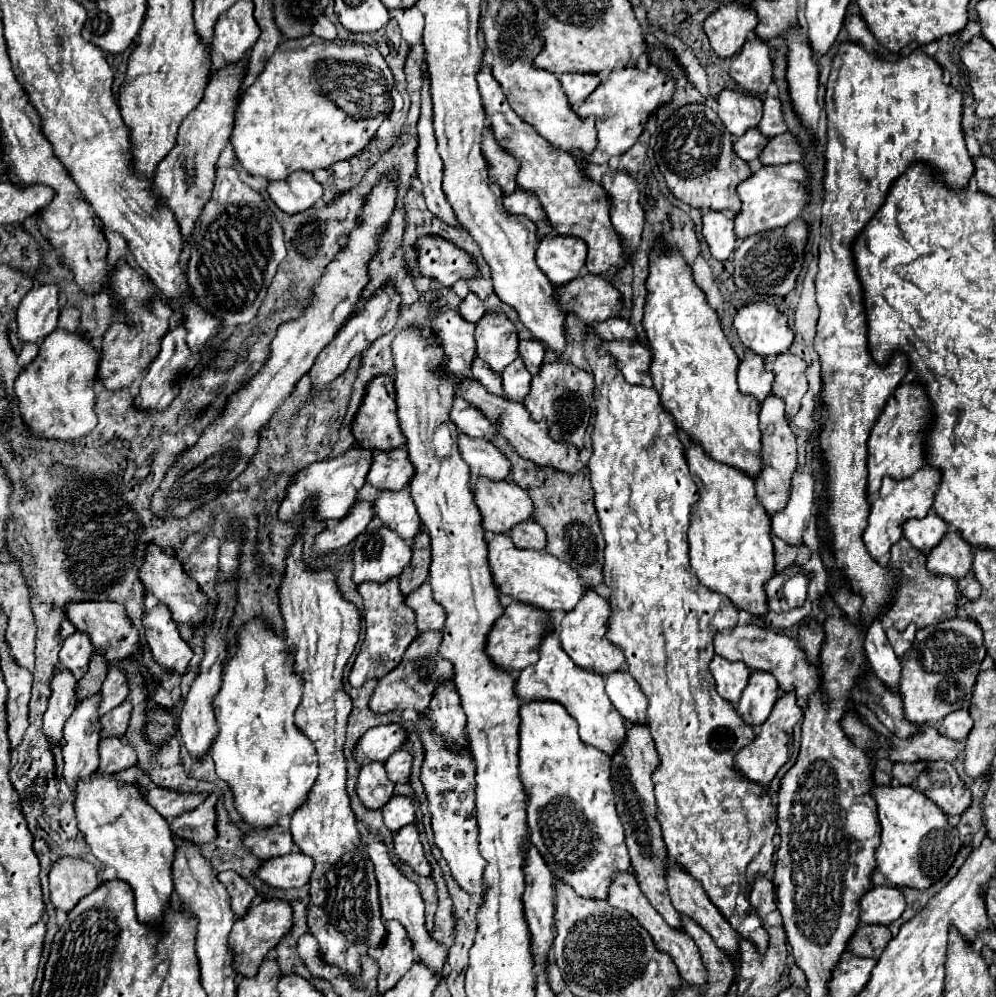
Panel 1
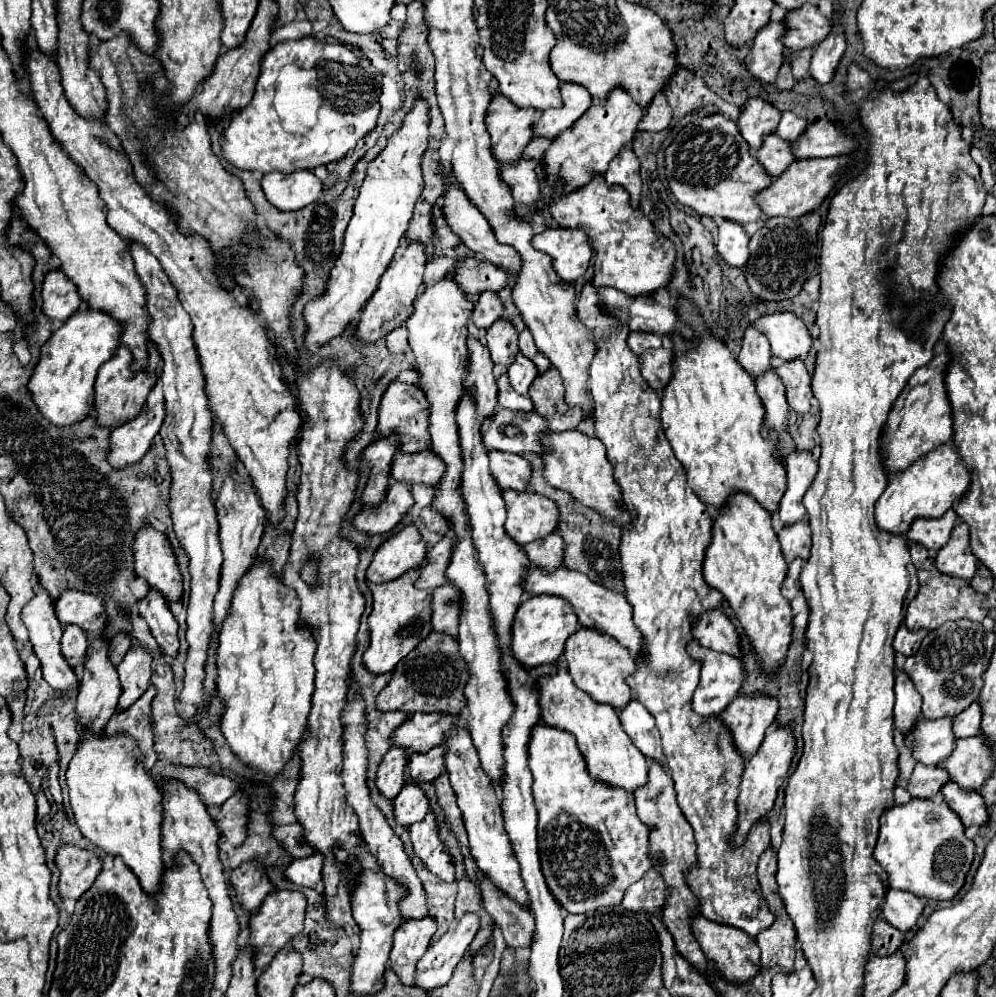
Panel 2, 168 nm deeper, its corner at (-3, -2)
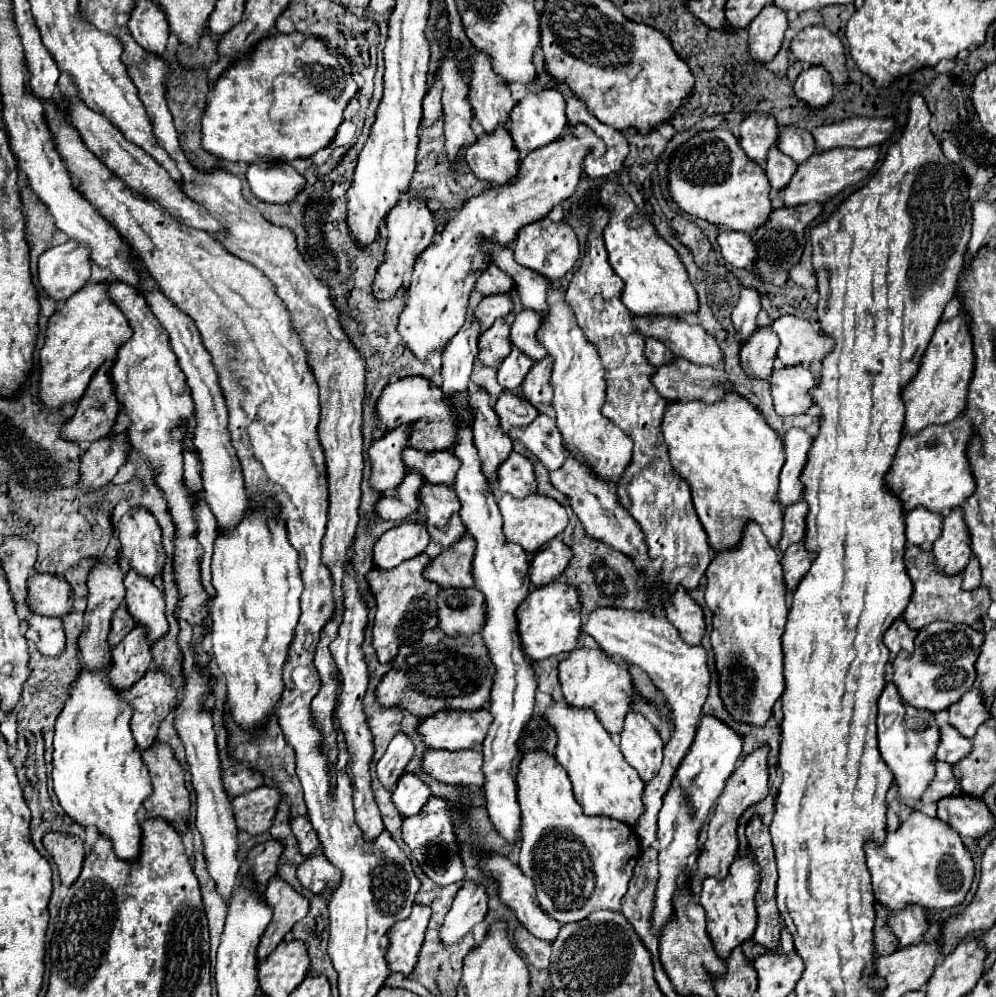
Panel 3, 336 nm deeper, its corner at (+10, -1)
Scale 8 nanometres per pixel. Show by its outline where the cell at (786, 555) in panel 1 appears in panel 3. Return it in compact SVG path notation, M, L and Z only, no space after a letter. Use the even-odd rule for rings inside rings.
M799 500L797 504L785 508L785 528L783 528L783 538L779 544L779 550L785 552L791 544L799 542L805 536L805 516L807 516L807 504L805 500Z

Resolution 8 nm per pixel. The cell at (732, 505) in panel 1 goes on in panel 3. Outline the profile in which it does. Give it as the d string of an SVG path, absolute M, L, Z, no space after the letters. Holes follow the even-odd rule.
M751 522L735 550L715 556L705 578L705 602L713 612L715 634L711 636L711 646L725 710L737 722L765 726L773 714L775 702L785 690L781 636L787 622L787 584L783 578L781 556L769 546L761 528ZM733 658L737 658L741 670L725 670L735 664Z

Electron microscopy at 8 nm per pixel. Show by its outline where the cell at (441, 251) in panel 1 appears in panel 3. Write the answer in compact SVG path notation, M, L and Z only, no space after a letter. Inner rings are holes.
M491 264L483 274L481 278L477 280L477 286L475 290L479 290L481 294L485 296L491 296L491 294L507 294L509 290L513 290L515 284L513 284L513 278L509 274L505 274L499 266Z

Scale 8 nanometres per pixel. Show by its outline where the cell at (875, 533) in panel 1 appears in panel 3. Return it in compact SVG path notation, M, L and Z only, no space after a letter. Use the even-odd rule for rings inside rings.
M959 416L949 424L933 424L915 436L903 436L895 462L887 474L887 484L903 500L905 512L915 506L925 506L931 512L947 512L963 506L975 492L975 478L967 460L967 446L973 438L973 422Z

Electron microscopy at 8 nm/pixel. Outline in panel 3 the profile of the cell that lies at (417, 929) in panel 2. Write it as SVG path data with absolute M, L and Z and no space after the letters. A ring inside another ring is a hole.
M415 904L411 916L397 922L389 930L391 946L387 952L387 960L389 960L389 966L393 972L401 972L405 976L409 976L413 972L429 918L431 918L431 908Z

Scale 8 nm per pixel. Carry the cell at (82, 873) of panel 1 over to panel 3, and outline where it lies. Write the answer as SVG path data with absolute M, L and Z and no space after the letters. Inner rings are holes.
M47 832L43 836L43 844L51 852L51 856L59 868L61 882L71 886L77 880L83 858L85 858L81 838L69 836L65 832Z

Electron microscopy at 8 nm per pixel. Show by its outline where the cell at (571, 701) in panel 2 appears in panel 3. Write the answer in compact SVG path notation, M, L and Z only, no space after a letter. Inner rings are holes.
M565 700L555 702L547 708L545 716L555 728L557 740L557 762L567 770L573 792L587 816L605 816L611 820L621 820L623 824L635 826L643 814L643 788L645 782L639 778L637 770L627 764L619 746L613 742L609 732L601 726L591 710L575 710L567 706Z

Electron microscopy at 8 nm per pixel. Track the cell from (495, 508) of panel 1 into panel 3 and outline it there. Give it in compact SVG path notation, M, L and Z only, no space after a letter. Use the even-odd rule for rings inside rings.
M503 494L497 500L497 504L499 504L499 510L503 514L503 532L505 532L507 540L521 544L527 552L541 550L549 540L553 540L555 536L559 536L565 530L565 524L569 524L565 508L549 496L531 494L523 500L517 500L515 496Z

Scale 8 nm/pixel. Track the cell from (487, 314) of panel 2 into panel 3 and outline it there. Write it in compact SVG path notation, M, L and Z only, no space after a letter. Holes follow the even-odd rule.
M507 294L485 296L475 308L475 316L481 320L481 328L487 330L497 318L505 318L513 310L513 300Z

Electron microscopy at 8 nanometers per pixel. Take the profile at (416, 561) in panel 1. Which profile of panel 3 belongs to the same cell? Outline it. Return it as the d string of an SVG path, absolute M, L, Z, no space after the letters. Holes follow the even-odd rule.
M463 536L449 550L439 554L425 570L425 578L437 582L441 588L471 588L471 562L473 562L473 536Z

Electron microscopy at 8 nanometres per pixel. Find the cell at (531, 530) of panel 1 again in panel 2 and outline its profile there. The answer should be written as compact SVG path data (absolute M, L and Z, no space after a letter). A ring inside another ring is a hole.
M556 531L550 533L550 537L542 537L542 541L532 541L530 545L522 545L522 549L526 551L528 559L536 567L552 571L558 565L562 565L564 541L562 541L560 533L556 533Z

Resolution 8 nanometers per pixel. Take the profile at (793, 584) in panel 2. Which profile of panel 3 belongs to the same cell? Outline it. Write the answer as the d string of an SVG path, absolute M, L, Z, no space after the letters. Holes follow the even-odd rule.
M805 540L791 544L783 556L781 556L781 564L783 564L783 572L785 572L785 580L787 580L787 590L789 594L797 588L801 576L805 576L805 572L809 572L811 562L815 560L813 552L809 552L805 548Z

